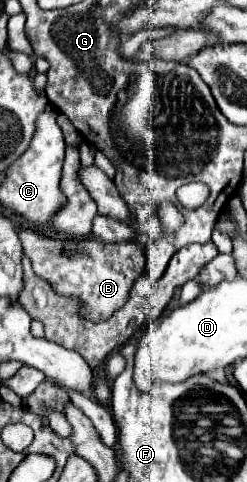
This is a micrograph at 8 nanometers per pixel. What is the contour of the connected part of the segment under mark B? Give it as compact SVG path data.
M25 227L19 229L19 239L23 243L23 253L33 263L35 275L53 285L55 293L75 297L79 301L81 317L95 323L107 321L129 301L131 287L147 263L145 245L139 245L137 241L123 241L115 245L103 245L103 241L95 241L95 237L93 241L67 241L45 237L43 233Z

